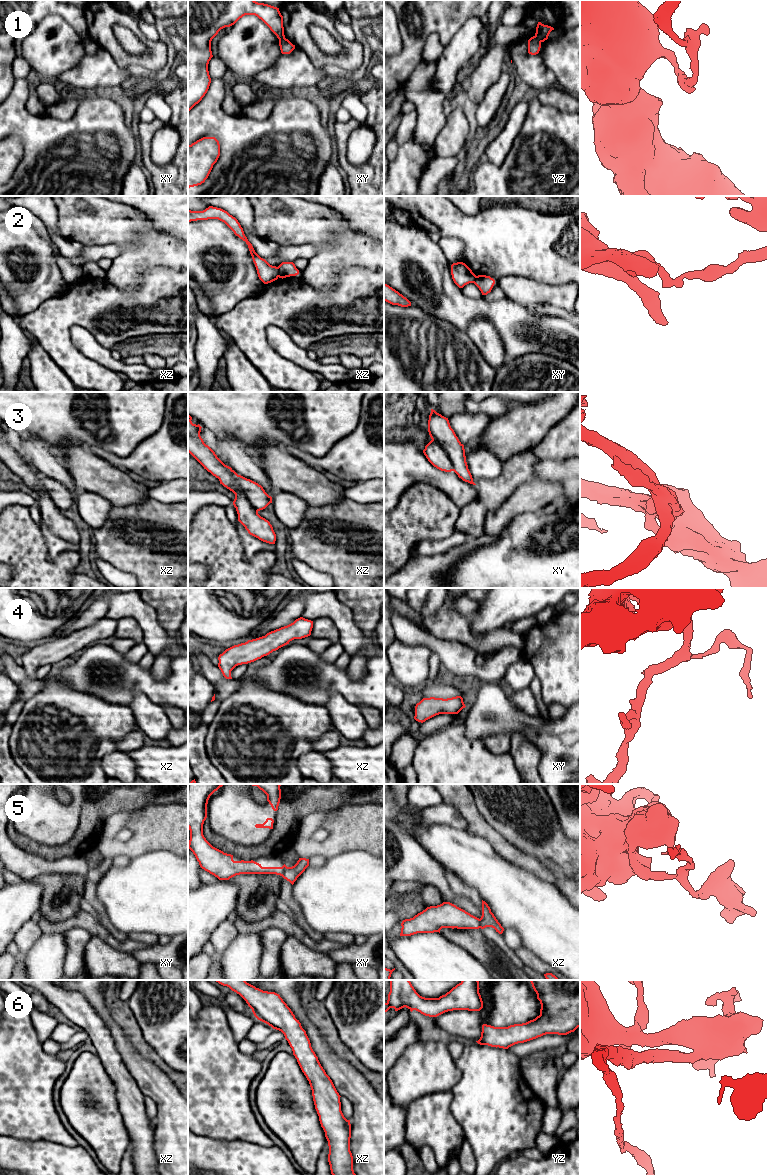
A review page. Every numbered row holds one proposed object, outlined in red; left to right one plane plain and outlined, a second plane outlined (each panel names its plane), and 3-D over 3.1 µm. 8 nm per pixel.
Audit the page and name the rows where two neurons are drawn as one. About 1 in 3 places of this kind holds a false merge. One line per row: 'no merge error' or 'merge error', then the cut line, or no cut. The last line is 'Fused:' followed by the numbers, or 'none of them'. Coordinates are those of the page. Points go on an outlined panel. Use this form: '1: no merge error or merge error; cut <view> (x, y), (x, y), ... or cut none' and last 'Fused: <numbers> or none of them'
1: merge error; cut yz (534, 36), (540, 42)
2: merge error; cut xz (277, 267), (279, 276)
3: no merge error; cut none
4: no merge error; cut none
5: merge error; cut xy (286, 866), (281, 875)
6: no merge error; cut none
Fused: 1, 2, 5

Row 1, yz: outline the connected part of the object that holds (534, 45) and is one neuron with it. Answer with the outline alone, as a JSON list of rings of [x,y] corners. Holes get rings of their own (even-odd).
[[[531,37],[528,40],[528,53],[531,55],[536,55],[539,53],[541,48],[541,42],[535,37]]]

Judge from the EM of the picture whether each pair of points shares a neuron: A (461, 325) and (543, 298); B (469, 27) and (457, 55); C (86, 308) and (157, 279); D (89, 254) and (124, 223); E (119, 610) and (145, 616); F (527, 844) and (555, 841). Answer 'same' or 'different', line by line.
A: different
B: same
C: same
D: different
E: same
F: same

